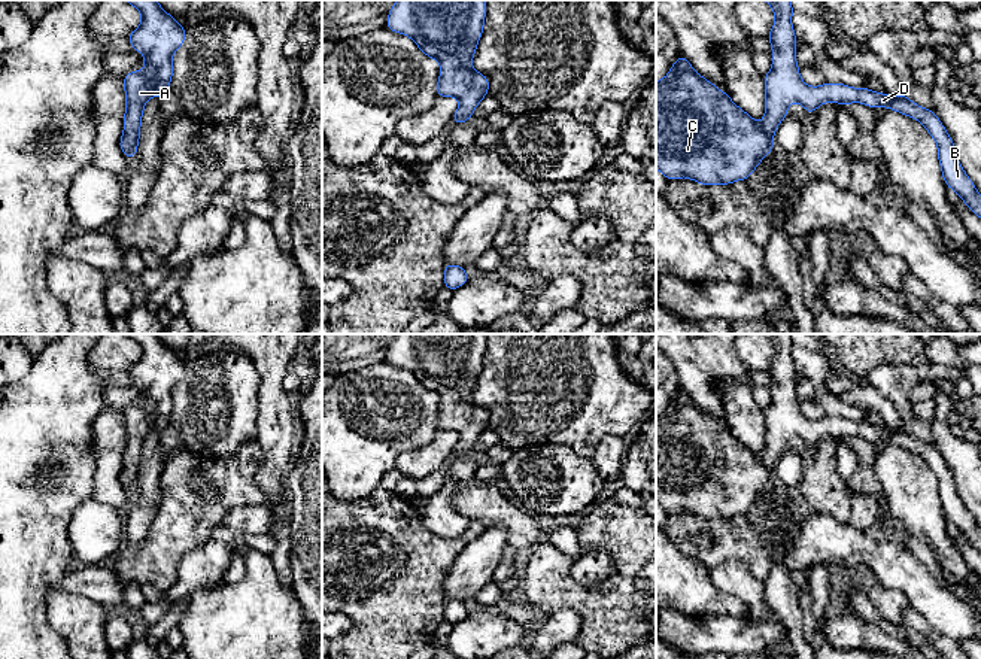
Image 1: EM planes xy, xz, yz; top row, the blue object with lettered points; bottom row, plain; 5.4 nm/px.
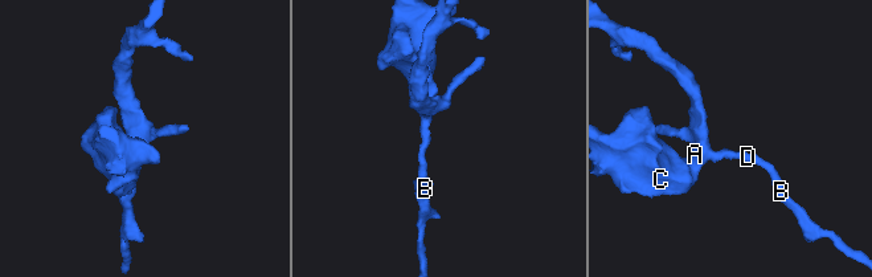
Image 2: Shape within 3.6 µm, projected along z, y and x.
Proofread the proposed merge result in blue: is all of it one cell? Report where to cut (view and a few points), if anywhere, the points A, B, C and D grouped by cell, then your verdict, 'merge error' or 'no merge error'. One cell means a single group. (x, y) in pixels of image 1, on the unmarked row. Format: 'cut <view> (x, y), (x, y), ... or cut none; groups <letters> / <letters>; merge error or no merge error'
cut none; groups A B C D; no merge error

